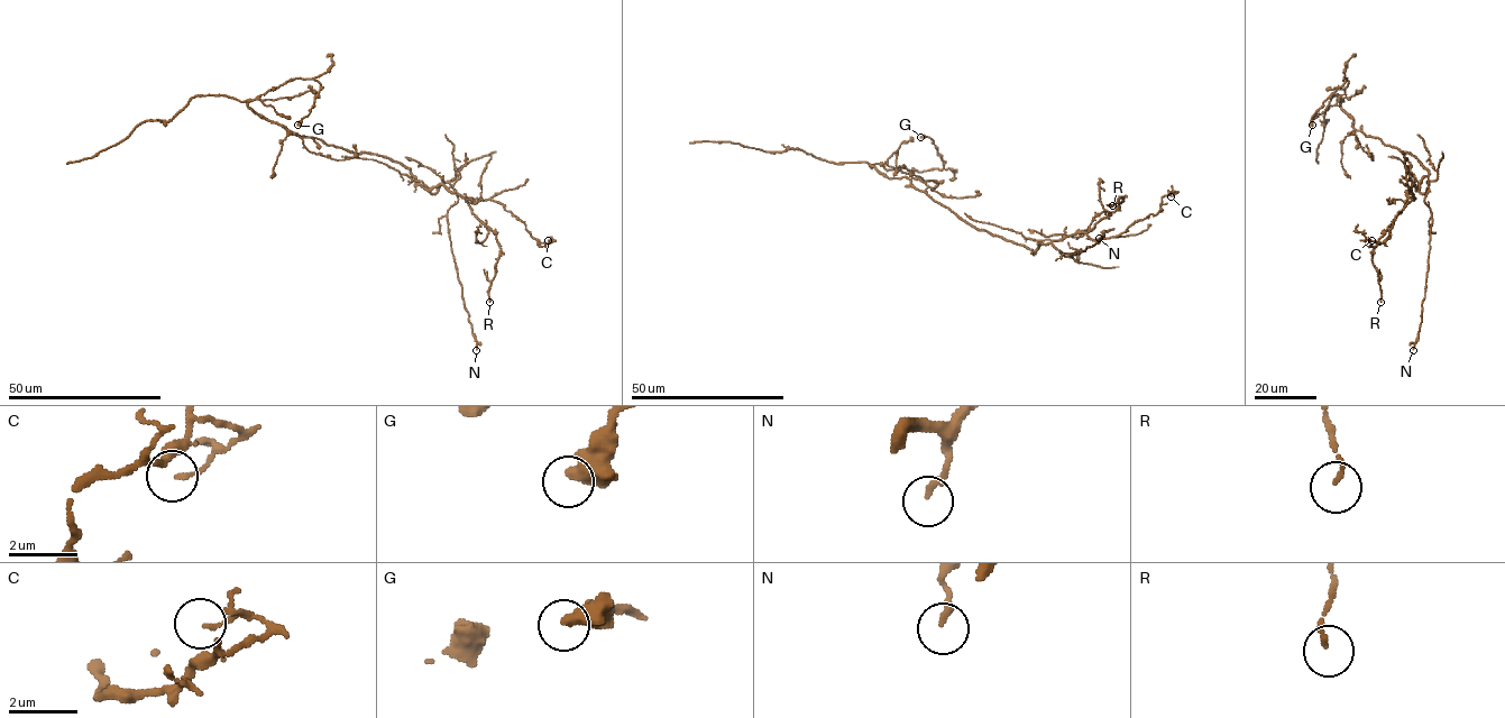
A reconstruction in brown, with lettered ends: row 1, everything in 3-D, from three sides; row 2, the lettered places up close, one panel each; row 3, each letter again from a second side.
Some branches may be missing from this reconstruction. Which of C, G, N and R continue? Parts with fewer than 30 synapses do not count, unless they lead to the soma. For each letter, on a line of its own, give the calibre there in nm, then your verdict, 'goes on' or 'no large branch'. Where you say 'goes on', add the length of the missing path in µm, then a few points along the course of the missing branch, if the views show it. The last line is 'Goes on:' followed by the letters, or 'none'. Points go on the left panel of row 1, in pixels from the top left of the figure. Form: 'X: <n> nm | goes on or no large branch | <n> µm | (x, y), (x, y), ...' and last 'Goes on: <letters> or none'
C: 100 nm | no large branch
G: 550 nm | no large branch
N: 170 nm | no large branch
R: 100 nm | no large branch
Goes on: none

